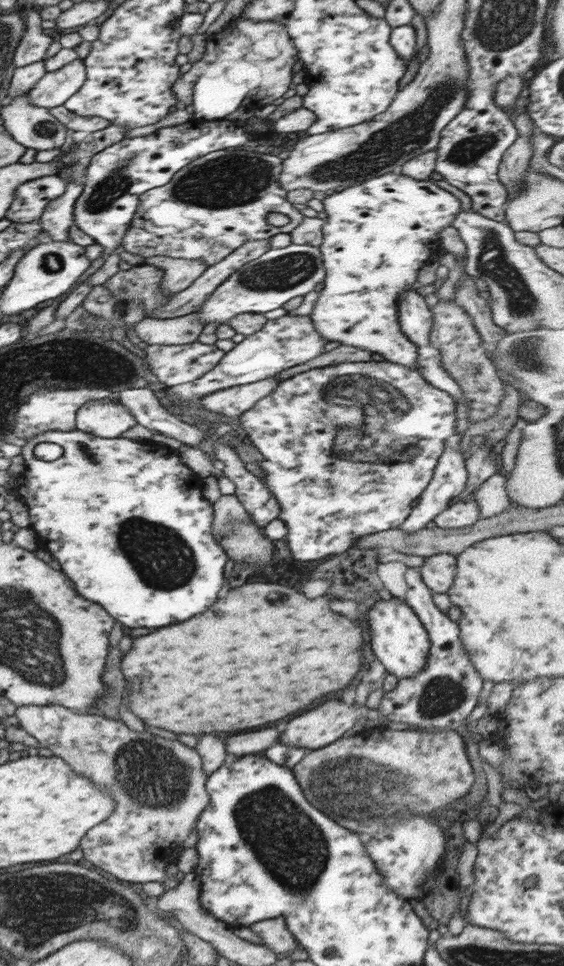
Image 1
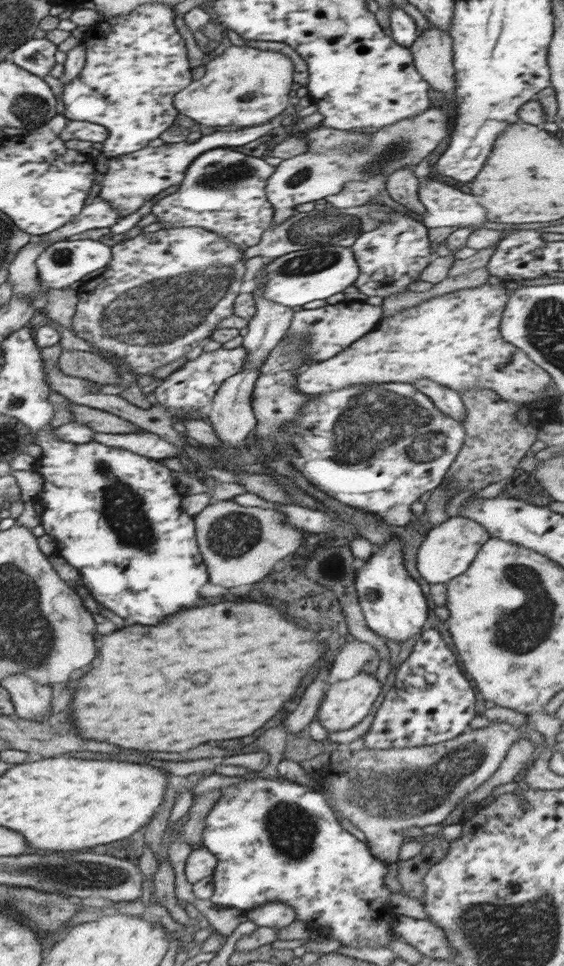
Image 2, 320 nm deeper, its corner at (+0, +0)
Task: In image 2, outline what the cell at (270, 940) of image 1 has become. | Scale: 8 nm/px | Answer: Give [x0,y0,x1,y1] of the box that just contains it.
[247,901,297,928]

